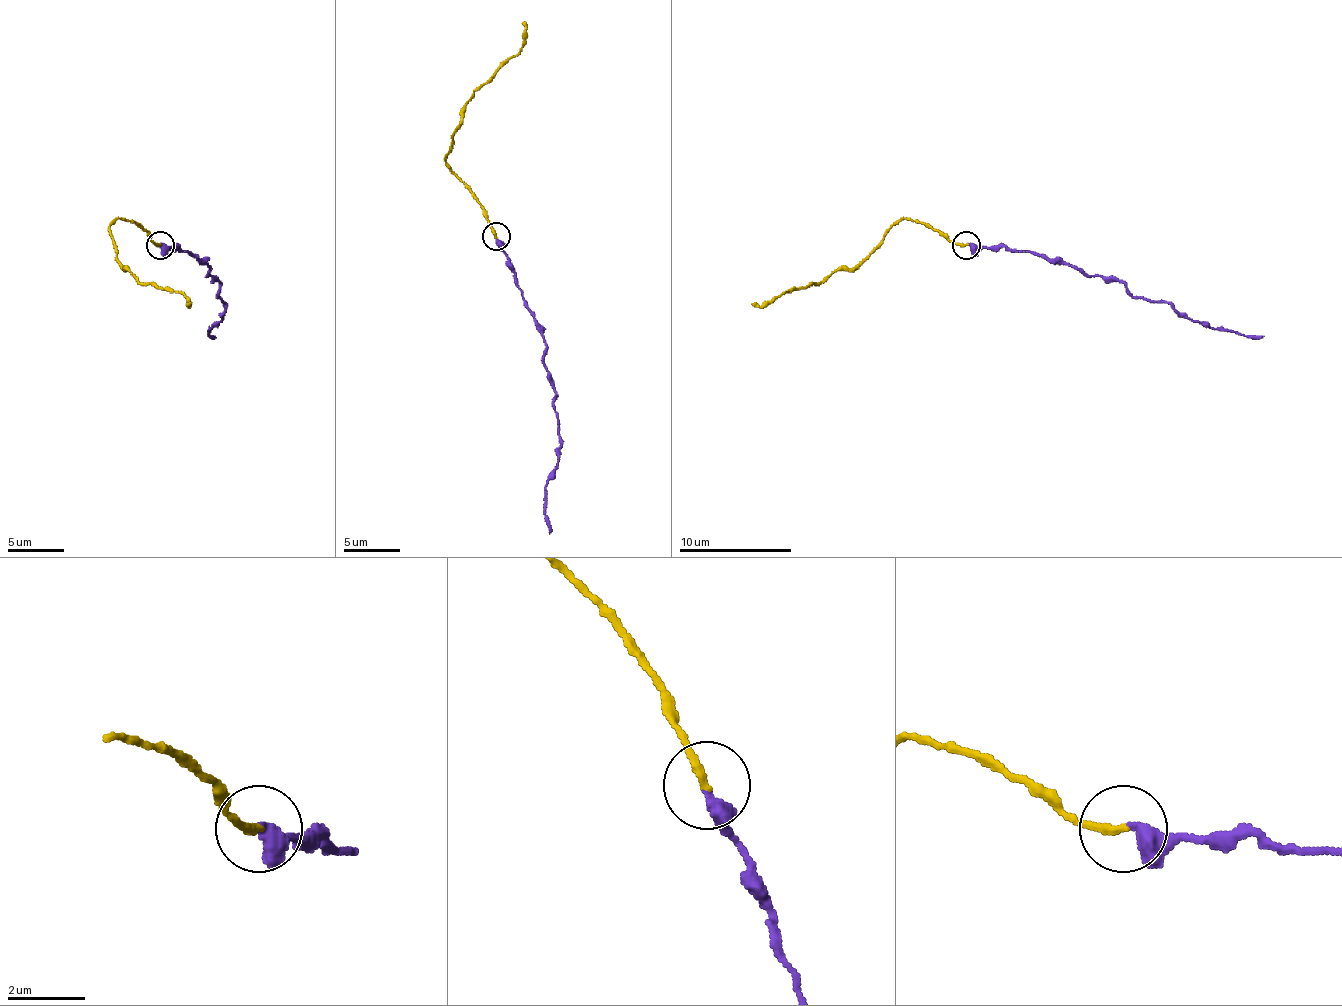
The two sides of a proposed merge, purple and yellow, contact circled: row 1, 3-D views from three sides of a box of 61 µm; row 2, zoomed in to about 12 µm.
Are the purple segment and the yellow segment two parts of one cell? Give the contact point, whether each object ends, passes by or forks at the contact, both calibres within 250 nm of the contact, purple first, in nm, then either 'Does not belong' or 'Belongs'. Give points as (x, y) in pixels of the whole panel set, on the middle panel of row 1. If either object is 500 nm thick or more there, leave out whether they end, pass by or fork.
Place: (496, 236). At the ring purple ends. At the ring yellow ends. Thickness 400 nm (purple) against 220 nm. Belongs

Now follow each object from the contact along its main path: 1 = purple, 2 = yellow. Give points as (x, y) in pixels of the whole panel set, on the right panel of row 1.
1: (967, 245), (1006, 245), (1090, 276), (1116, 279), (1135, 296), (1169, 301), (1211, 329), (1264, 335)
2: (967, 245), (902, 217), (857, 265), (832, 270), (821, 282), (790, 287), (782, 296), (751, 304)

